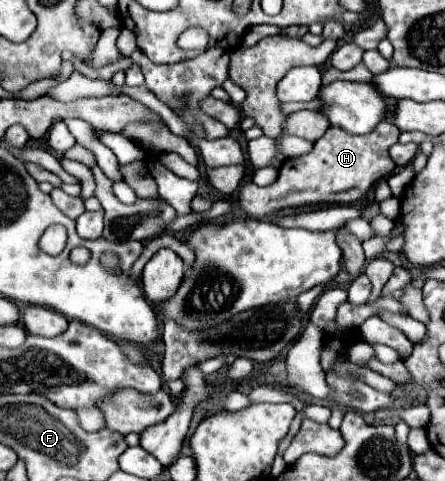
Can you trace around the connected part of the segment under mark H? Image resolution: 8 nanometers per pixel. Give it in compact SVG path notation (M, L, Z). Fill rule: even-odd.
M382 121L368 135L346 135L340 127L330 127L324 137L320 137L312 151L302 157L286 159L278 171L278 179L268 187L258 187L256 183L246 183L238 195L238 207L246 217L264 219L288 207L304 207L318 203L350 203L362 199L370 187L382 177L390 175L396 165L388 155L390 145L400 137L400 129L388 121Z

